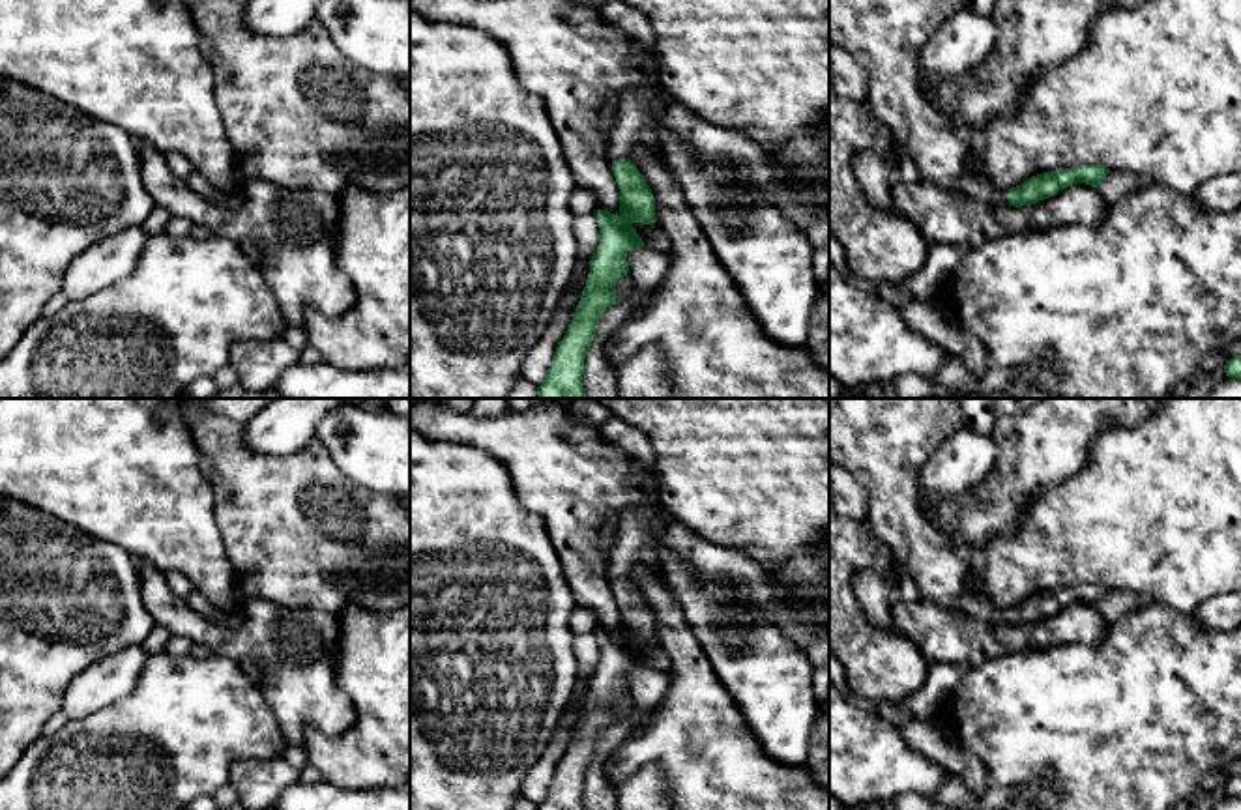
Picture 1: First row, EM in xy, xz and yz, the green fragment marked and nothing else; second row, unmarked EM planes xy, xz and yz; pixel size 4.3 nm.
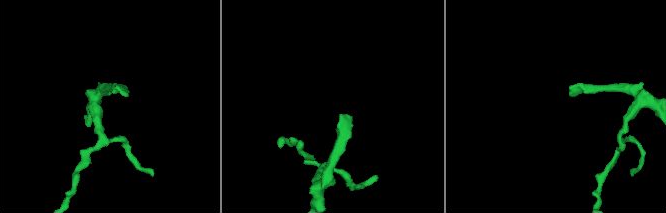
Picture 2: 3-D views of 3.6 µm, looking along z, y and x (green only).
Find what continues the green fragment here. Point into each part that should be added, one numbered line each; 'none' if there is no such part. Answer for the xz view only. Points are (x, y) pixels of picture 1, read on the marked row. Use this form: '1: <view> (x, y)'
1: xz (633, 124)

